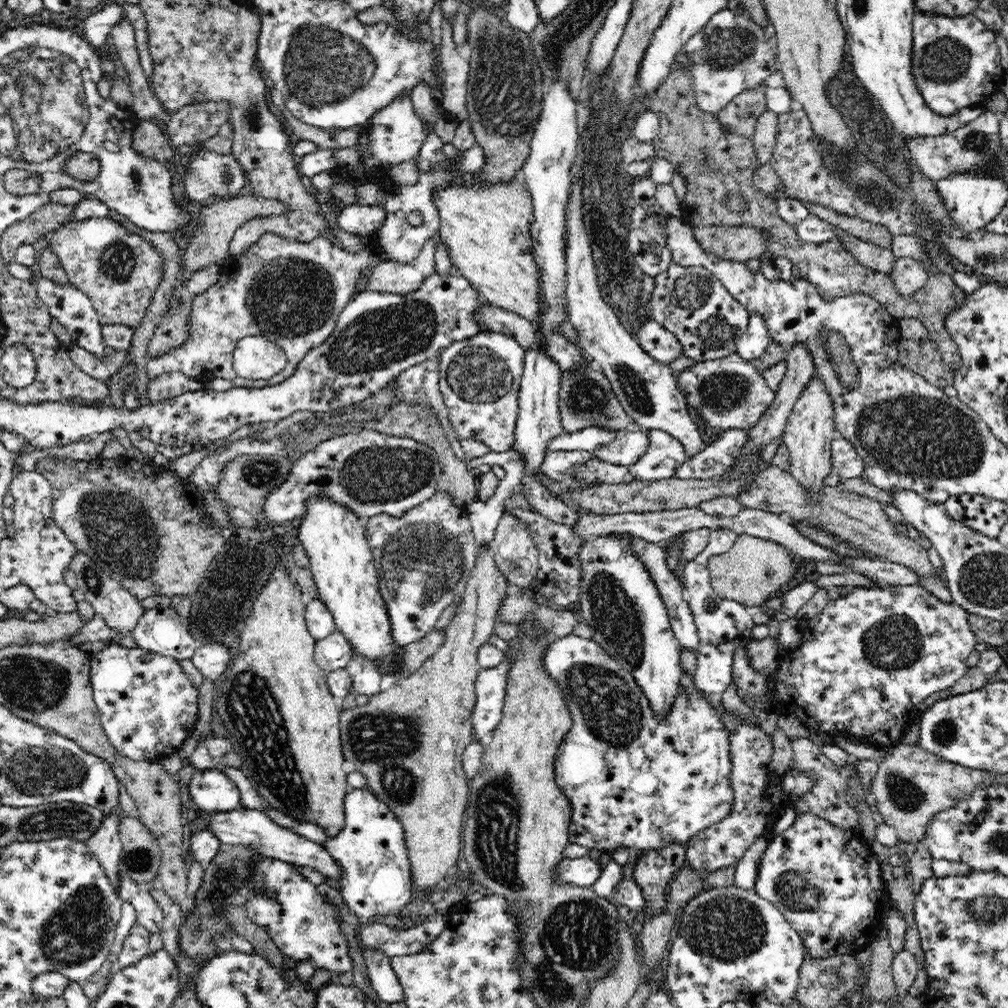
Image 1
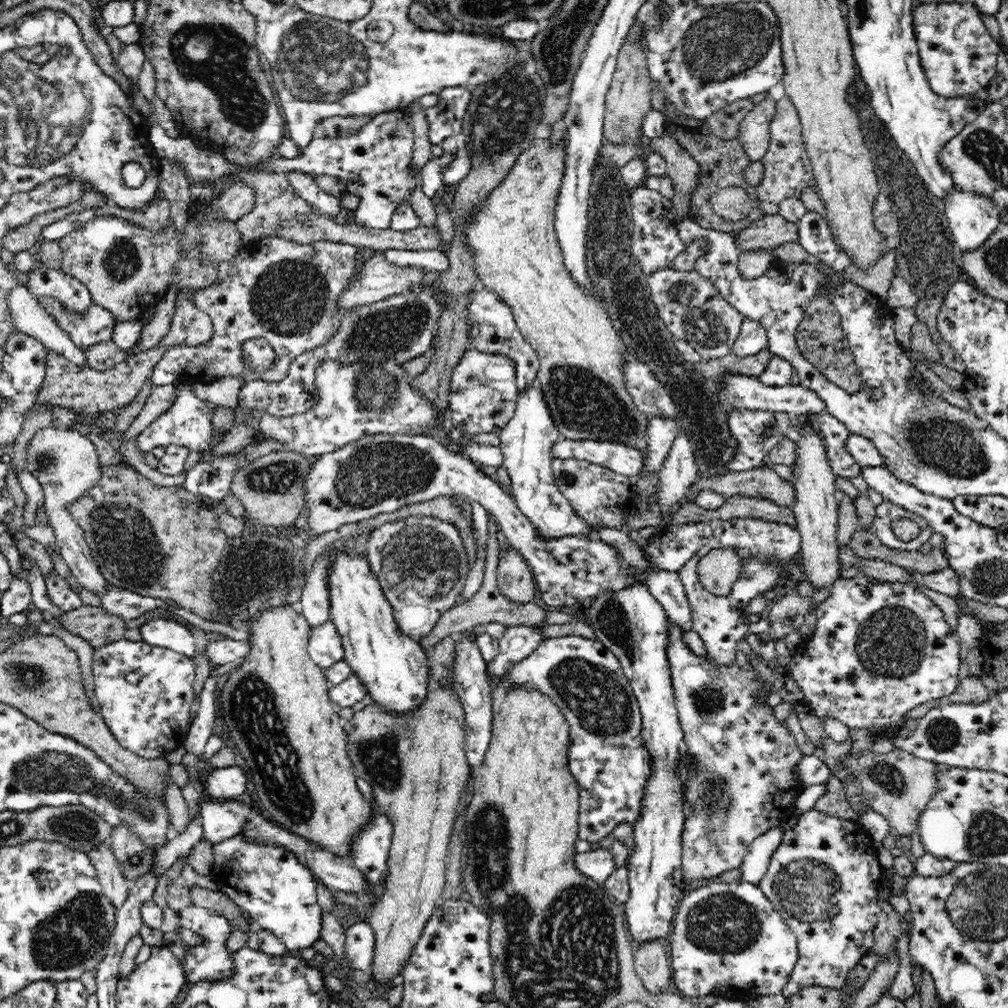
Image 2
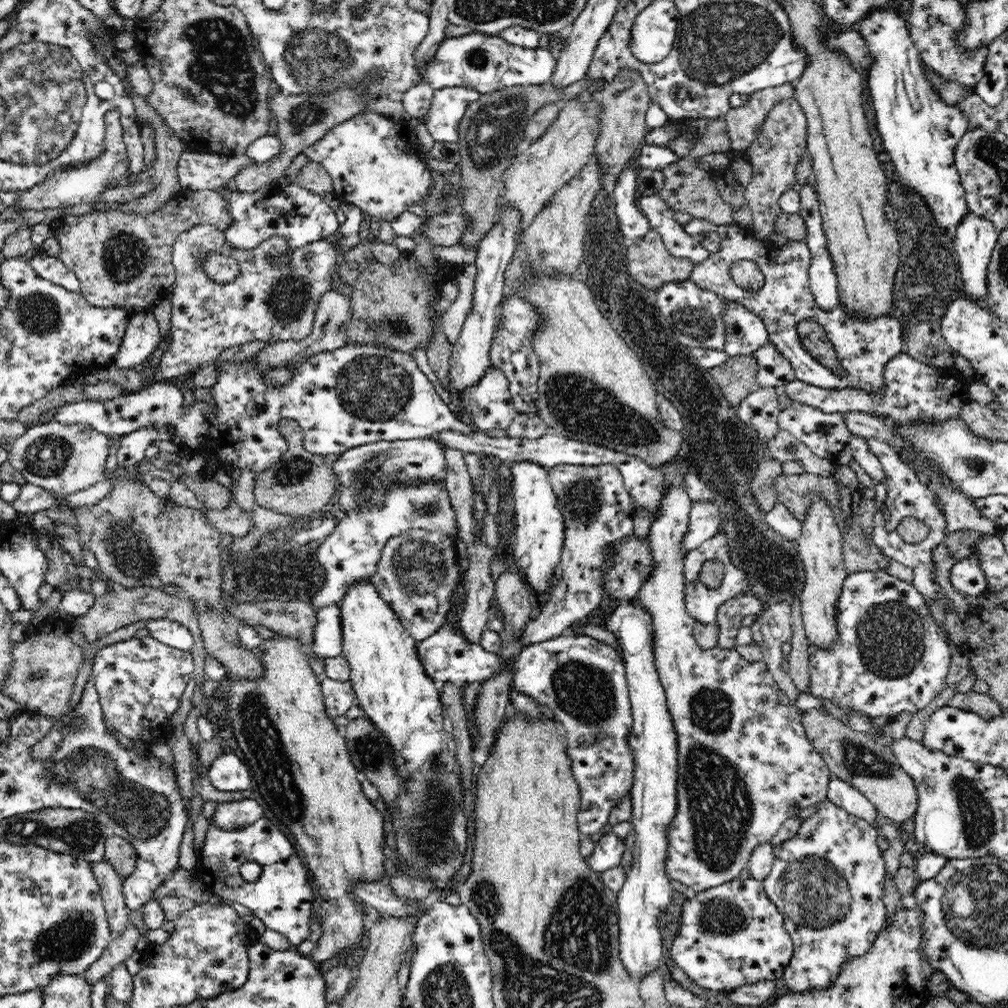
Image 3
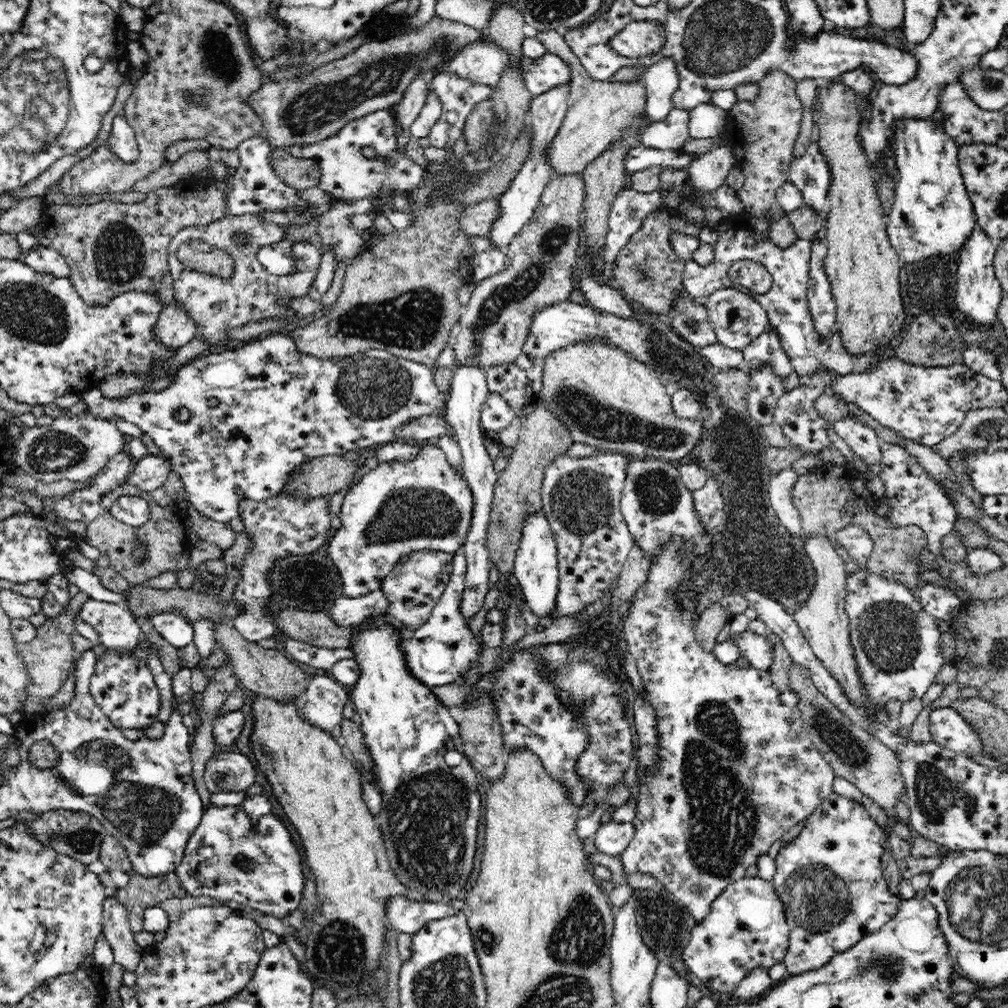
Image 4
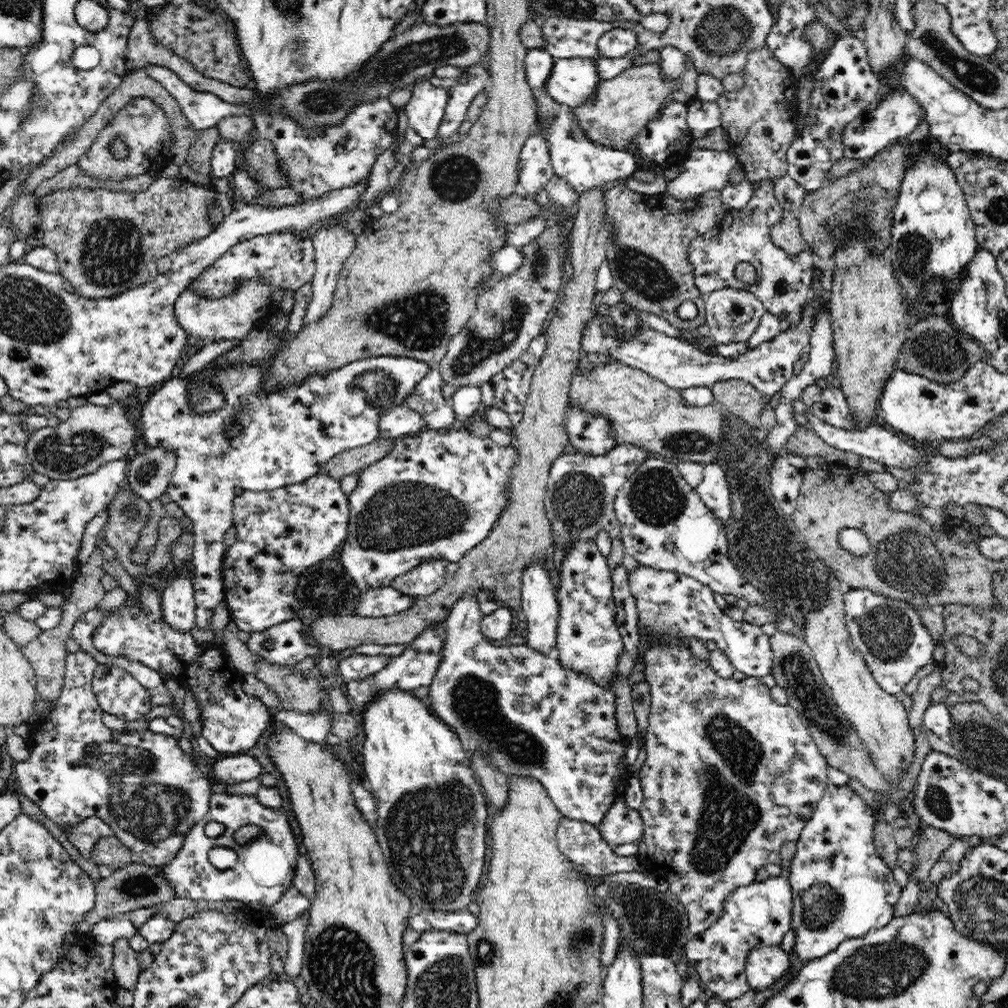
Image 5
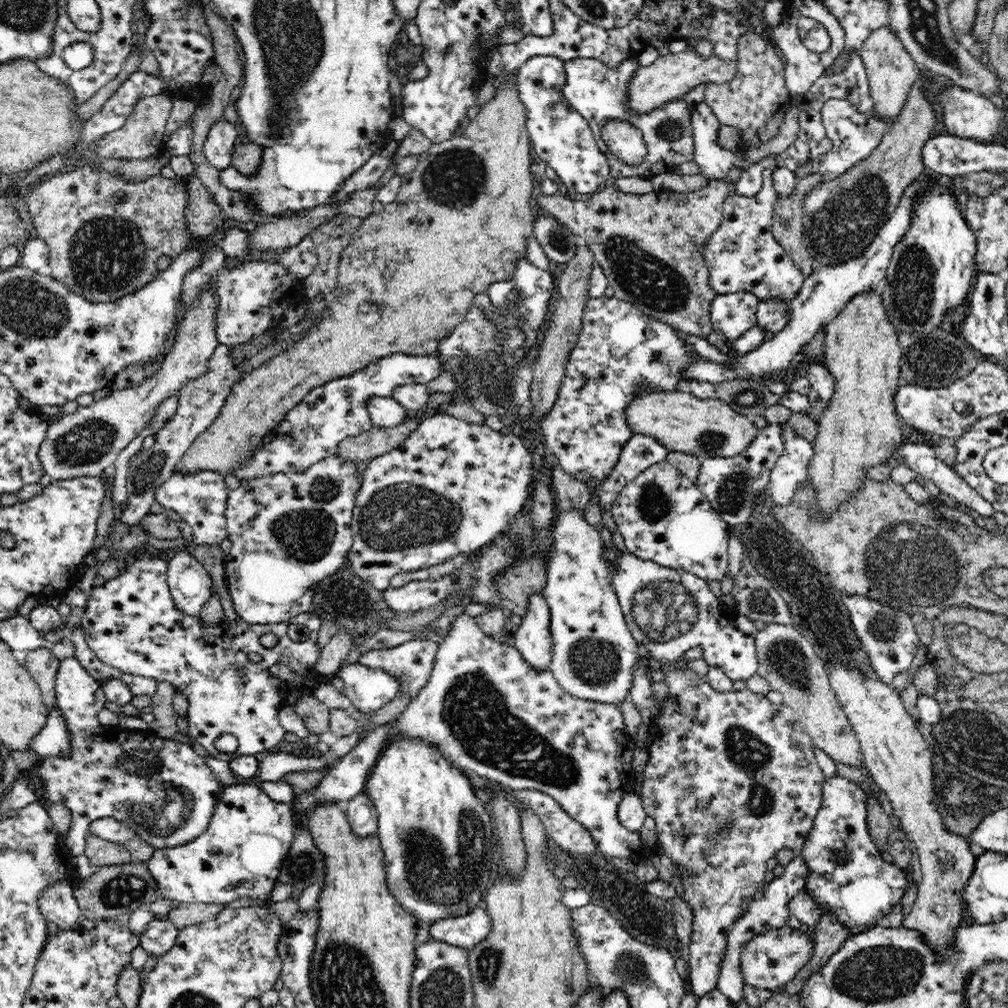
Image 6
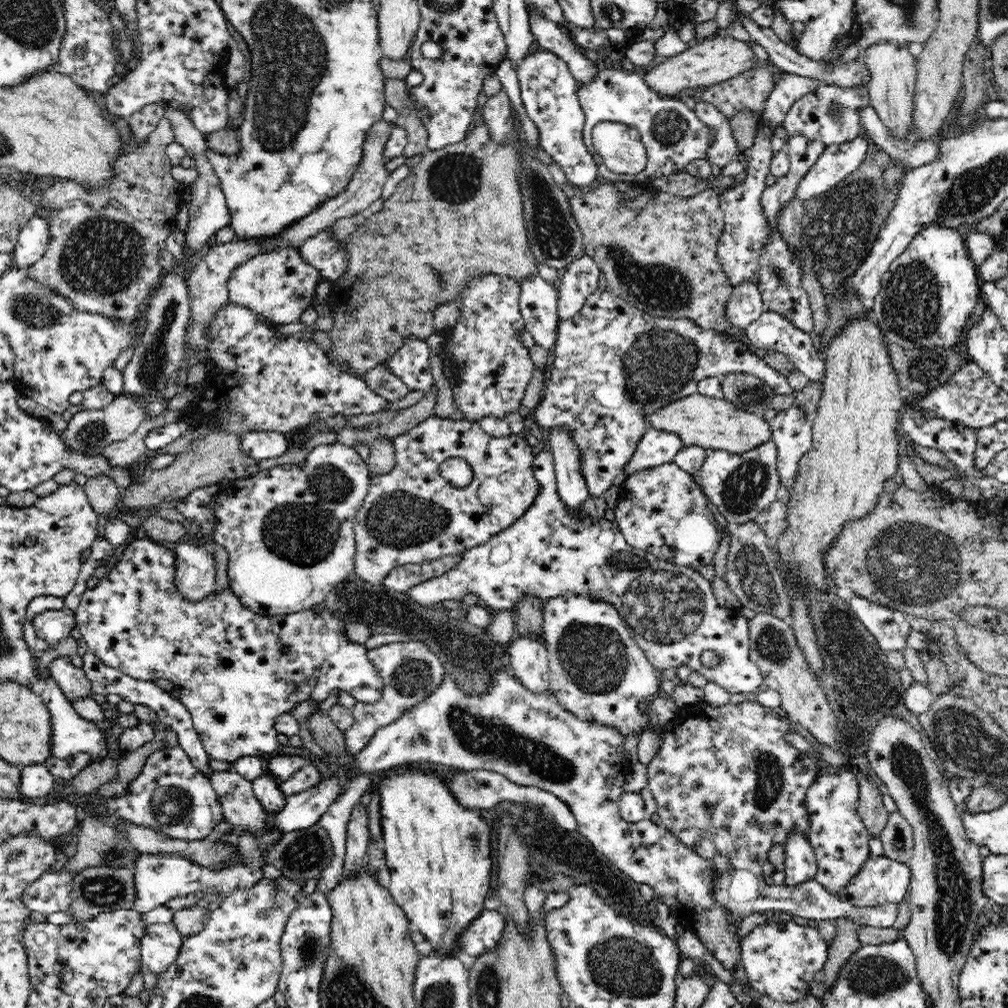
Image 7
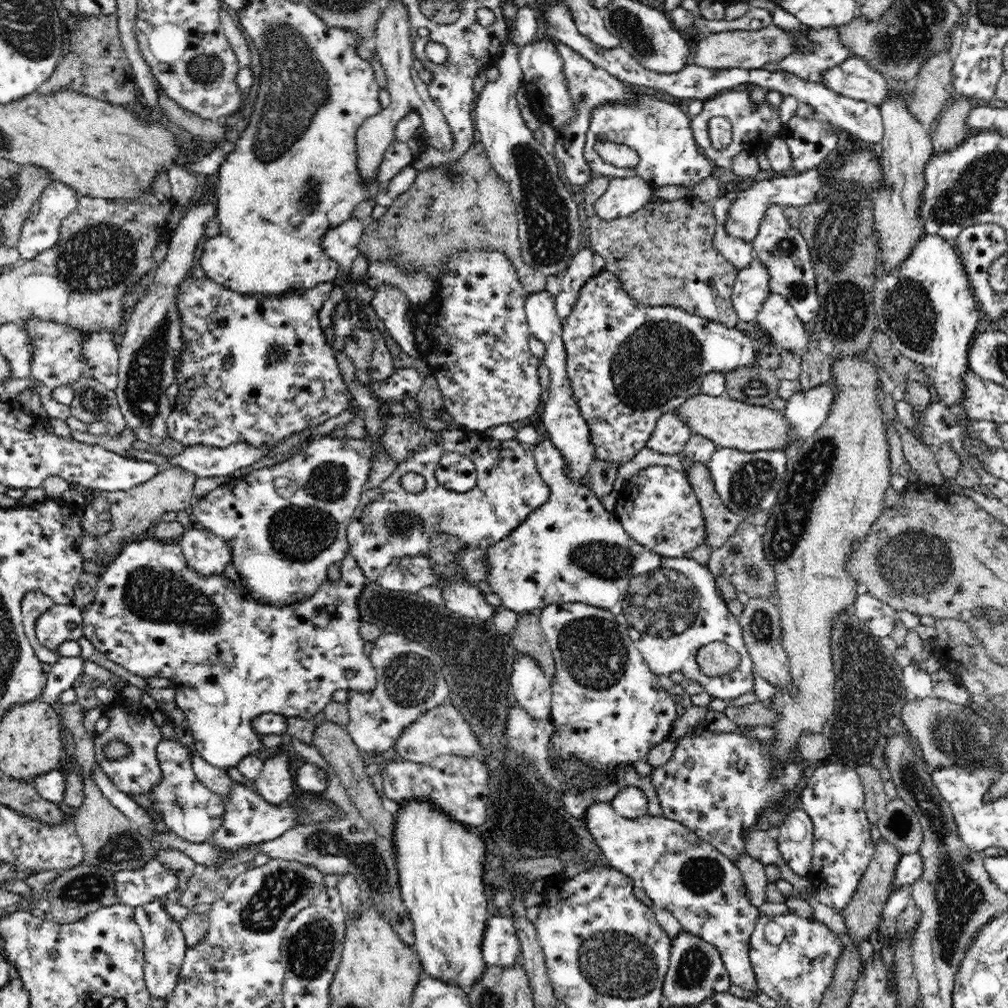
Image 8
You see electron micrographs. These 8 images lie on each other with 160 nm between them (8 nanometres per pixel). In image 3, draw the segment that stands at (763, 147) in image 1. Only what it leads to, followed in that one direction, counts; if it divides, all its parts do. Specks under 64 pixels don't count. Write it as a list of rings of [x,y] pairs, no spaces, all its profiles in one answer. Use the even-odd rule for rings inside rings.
[[[792,83],[760,90],[750,95],[744,106],[728,110],[724,117],[730,137],[730,148],[745,153],[746,148],[750,148],[754,142],[758,126],[766,120],[766,114],[770,113],[779,101],[788,98],[795,99]]]

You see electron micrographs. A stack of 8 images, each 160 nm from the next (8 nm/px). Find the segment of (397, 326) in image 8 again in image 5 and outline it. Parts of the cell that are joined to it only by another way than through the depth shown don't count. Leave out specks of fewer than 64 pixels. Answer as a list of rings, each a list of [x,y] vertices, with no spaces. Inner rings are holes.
[[[274,355],[257,363],[238,363],[209,371],[203,368],[186,377],[180,377],[176,372],[157,388],[148,401],[141,404],[142,440],[148,447],[173,450],[177,456],[166,493],[172,498],[172,502],[176,502],[184,510],[194,527],[194,553],[190,566],[194,574],[195,624],[202,630],[210,628],[214,608],[225,600],[222,560],[227,546],[224,544],[224,534],[233,526],[233,501],[236,497],[234,488],[260,492],[263,489],[296,484],[316,475],[320,465],[339,452],[374,442],[380,436],[380,414],[396,404],[405,404],[414,386],[431,369],[431,365],[414,357],[375,356],[352,361],[349,365],[333,371],[309,374],[302,384],[294,384],[294,388],[282,387],[282,392],[270,391],[270,396],[266,396],[266,391],[262,392],[262,372],[270,368],[270,360],[274,360]],[[202,374],[225,394],[225,405],[222,409],[198,413],[190,407],[188,382]],[[234,420],[241,424],[241,431],[230,439],[223,429]]]

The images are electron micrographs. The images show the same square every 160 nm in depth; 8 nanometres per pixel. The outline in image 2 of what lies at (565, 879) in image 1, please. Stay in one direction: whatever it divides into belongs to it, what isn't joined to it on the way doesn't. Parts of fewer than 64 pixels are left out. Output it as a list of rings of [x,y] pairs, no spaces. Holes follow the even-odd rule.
[[[602,847],[582,854],[577,853],[574,864],[578,872],[601,885],[615,869],[613,851]]]

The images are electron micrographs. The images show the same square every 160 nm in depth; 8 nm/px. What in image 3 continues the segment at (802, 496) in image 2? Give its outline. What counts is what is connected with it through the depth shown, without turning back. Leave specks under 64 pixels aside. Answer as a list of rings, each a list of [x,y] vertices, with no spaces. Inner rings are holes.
[[[814,499],[808,518],[802,523],[802,536],[797,539],[799,554],[806,570],[806,586],[798,597],[805,636],[812,648],[821,648],[823,651],[834,648],[838,640],[837,602],[848,576],[843,562],[842,538],[831,506],[826,500]]]

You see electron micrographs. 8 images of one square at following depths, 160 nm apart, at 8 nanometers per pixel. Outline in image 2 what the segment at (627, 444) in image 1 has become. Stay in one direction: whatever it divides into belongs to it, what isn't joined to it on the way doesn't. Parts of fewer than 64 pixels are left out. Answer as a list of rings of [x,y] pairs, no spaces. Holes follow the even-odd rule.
[[[560,438],[552,446],[552,458],[577,458],[609,468],[632,480],[643,467],[642,453],[636,447],[624,443],[594,440],[570,440]]]

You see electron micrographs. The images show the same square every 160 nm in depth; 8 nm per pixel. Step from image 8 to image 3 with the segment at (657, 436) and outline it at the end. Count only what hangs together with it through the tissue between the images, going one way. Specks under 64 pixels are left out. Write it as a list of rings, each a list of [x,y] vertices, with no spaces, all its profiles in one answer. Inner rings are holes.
[[[557,464],[546,469],[546,478],[550,479],[559,512],[566,523],[563,552],[558,569],[560,580],[549,592],[549,601],[541,606],[540,615],[536,619],[528,619],[526,626],[522,629],[520,641],[524,647],[565,634],[570,624],[583,621],[594,608],[601,604],[605,598],[606,572],[614,568],[613,556],[618,552],[617,544],[626,540],[628,536],[634,535],[635,501],[630,498],[630,493],[624,488],[623,476],[613,464],[598,466]]]

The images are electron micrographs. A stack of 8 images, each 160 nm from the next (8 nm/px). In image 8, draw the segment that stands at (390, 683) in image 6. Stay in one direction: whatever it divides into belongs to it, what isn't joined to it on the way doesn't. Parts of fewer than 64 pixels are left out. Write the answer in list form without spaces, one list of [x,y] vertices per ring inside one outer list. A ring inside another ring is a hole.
[[[149,536],[142,541],[123,546],[120,554],[110,564],[103,566],[93,603],[81,610],[83,634],[98,652],[104,654],[108,660],[120,664],[128,672],[132,672],[136,676],[142,676],[144,679],[150,678],[150,676],[157,676],[158,678],[169,678],[171,682],[174,682],[176,686],[175,704],[186,715],[186,721],[190,724],[191,734],[194,735],[194,746],[198,751],[198,755],[202,756],[202,759],[206,760],[207,763],[220,767],[222,770],[237,767],[244,757],[259,754],[262,748],[260,733],[257,733],[252,727],[252,723],[250,723],[252,718],[264,713],[274,713],[286,718],[297,716],[306,720],[314,719],[316,714],[323,712],[323,708],[332,701],[332,694],[334,694],[335,690],[340,690],[340,688],[344,688],[344,690],[355,689],[356,692],[362,693],[374,690],[377,674],[372,666],[370,657],[364,652],[365,642],[360,637],[361,612],[357,603],[358,597],[367,586],[368,581],[360,567],[358,567],[358,562],[352,552],[350,552],[350,548],[348,548],[348,552],[346,552],[346,556],[342,558],[342,561],[342,578],[340,578],[338,584],[332,586],[330,582],[323,582],[322,585],[315,589],[314,593],[303,597],[300,602],[295,601],[294,604],[262,604],[249,589],[237,586],[234,582],[226,579],[223,574],[214,574],[206,577],[196,573],[194,569],[190,569],[190,565],[188,565],[177,541],[173,544],[167,544]]]

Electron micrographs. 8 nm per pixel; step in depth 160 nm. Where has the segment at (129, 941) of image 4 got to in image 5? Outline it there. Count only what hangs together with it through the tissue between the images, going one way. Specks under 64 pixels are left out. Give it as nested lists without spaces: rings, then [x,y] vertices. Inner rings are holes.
[[[119,938],[113,942],[113,971],[115,983],[120,988],[134,992],[138,975],[141,973],[138,952],[134,951],[128,939]]]

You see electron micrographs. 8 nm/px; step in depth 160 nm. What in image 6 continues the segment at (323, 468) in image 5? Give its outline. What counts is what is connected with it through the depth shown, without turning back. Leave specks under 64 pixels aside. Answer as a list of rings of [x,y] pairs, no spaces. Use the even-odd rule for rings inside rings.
[[[419,414],[414,419],[406,418],[400,426],[394,428],[372,426],[370,430],[358,436],[348,436],[338,444],[337,454],[354,463],[360,460],[370,461],[382,456],[391,449],[398,448],[398,445],[422,422],[423,418]]]

